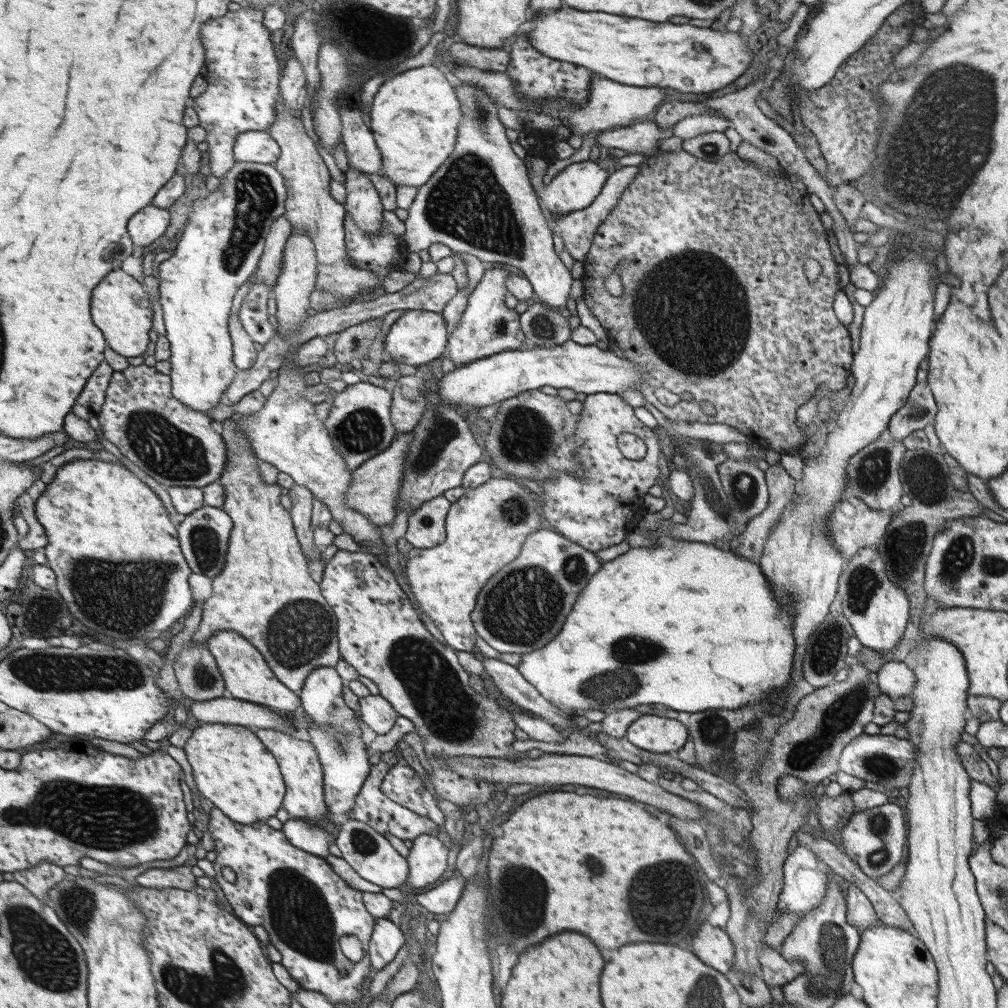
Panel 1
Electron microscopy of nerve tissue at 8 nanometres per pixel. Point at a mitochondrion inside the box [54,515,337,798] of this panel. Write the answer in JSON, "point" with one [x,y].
{"point":[126,596]}

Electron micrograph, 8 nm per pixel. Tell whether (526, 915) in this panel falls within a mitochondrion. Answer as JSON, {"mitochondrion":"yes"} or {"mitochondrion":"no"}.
{"mitochondrion":"yes"}

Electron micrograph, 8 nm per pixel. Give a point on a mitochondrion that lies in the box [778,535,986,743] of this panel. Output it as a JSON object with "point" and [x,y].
{"point":[825,650]}

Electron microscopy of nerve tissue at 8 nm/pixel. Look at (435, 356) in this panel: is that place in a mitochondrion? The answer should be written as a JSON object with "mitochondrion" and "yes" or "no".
{"mitochondrion":"no"}

